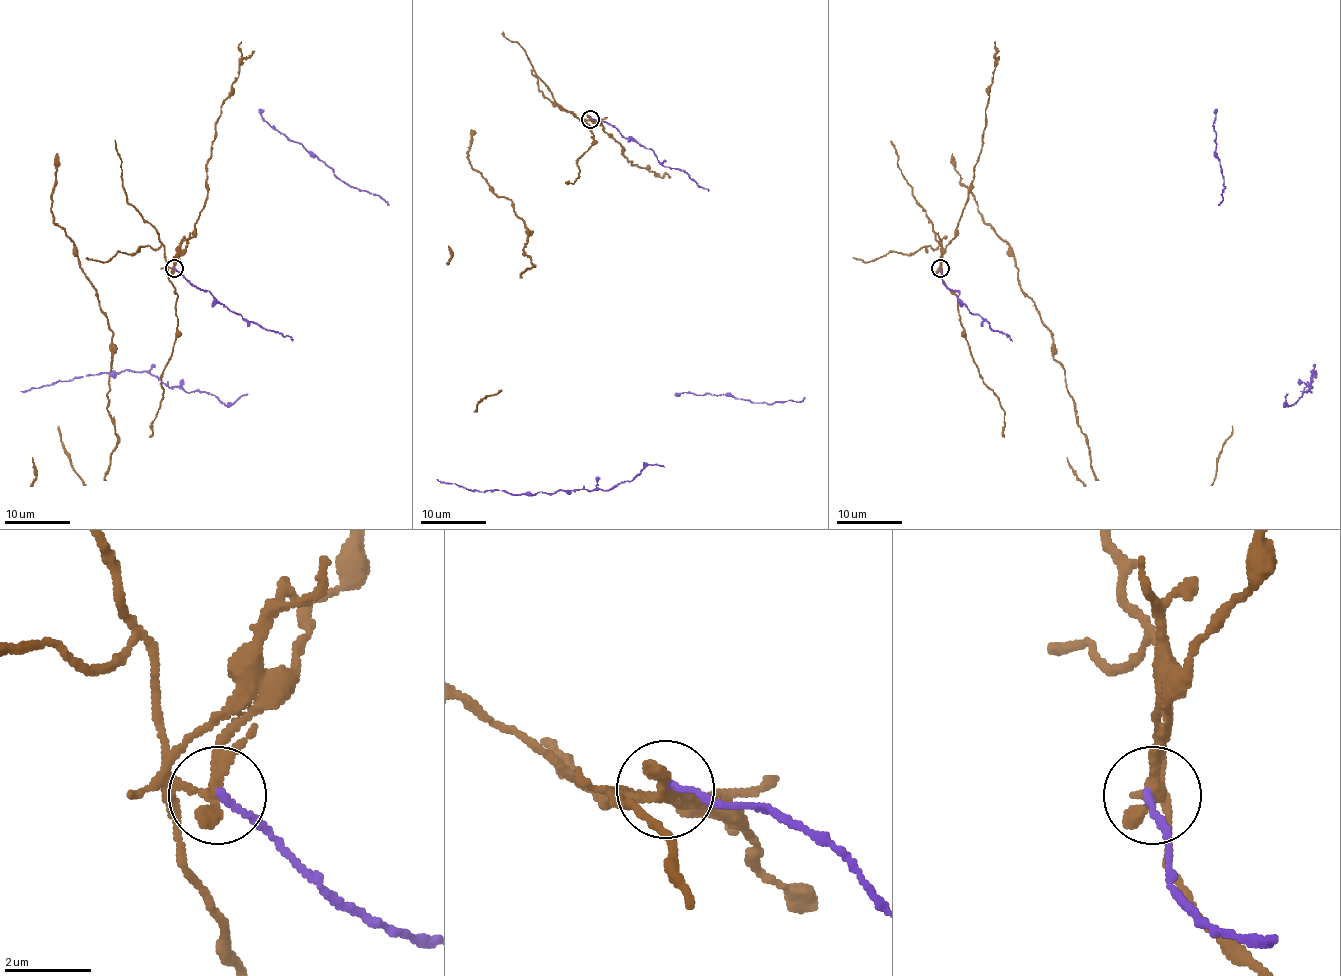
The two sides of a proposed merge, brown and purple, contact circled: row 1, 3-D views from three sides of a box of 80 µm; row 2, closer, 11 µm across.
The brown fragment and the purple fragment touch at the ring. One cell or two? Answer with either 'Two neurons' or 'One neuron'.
Two neurons

